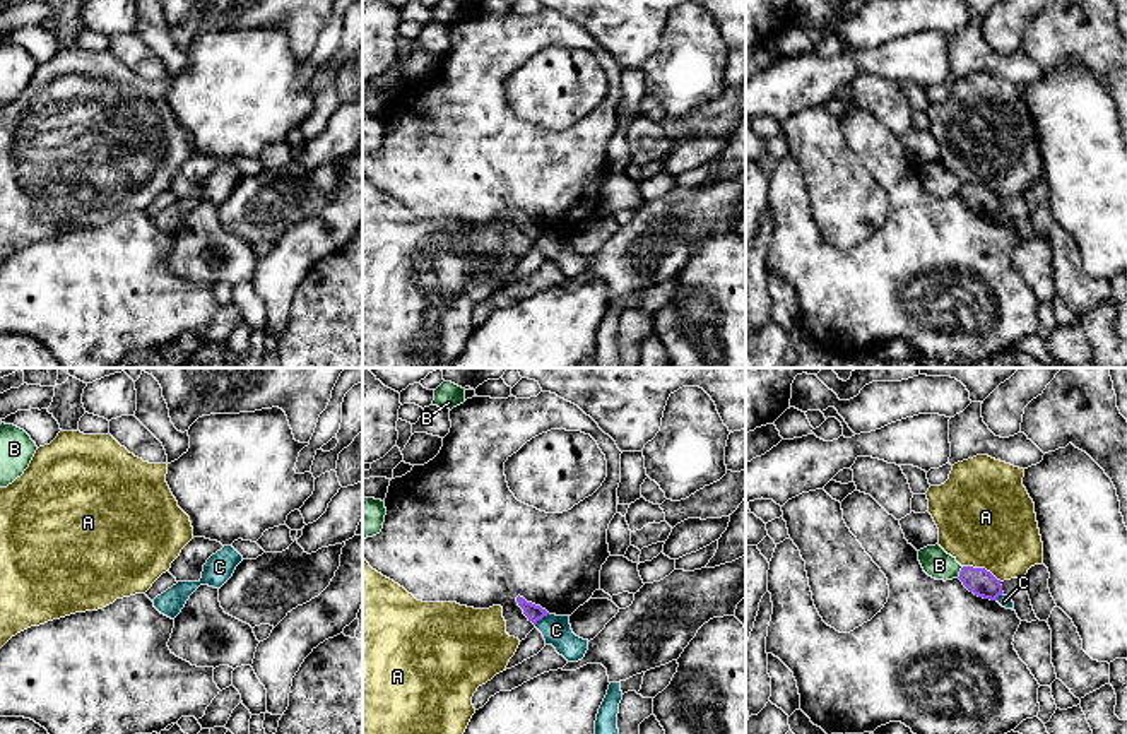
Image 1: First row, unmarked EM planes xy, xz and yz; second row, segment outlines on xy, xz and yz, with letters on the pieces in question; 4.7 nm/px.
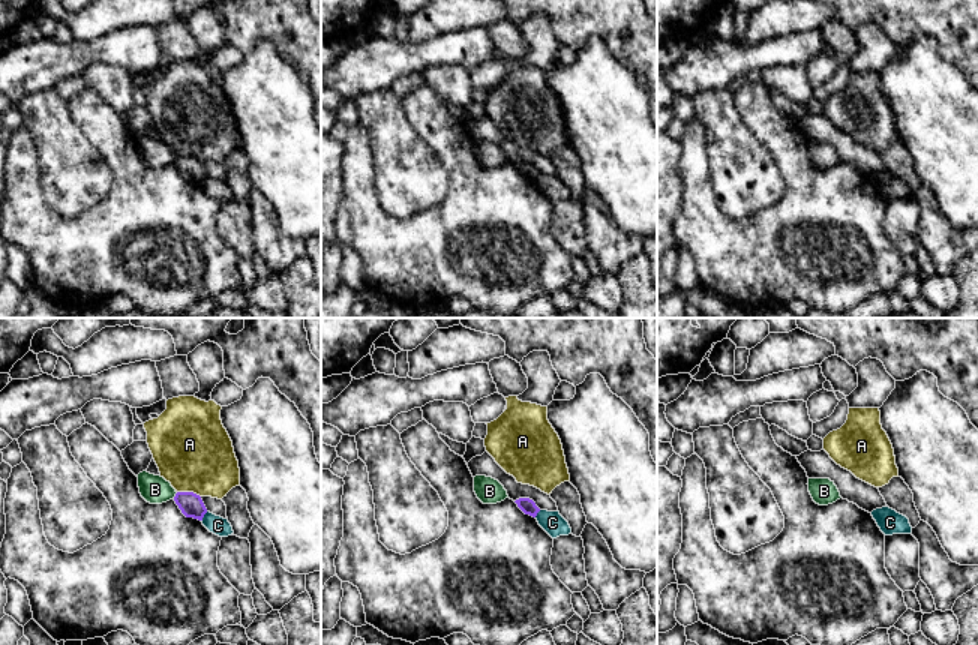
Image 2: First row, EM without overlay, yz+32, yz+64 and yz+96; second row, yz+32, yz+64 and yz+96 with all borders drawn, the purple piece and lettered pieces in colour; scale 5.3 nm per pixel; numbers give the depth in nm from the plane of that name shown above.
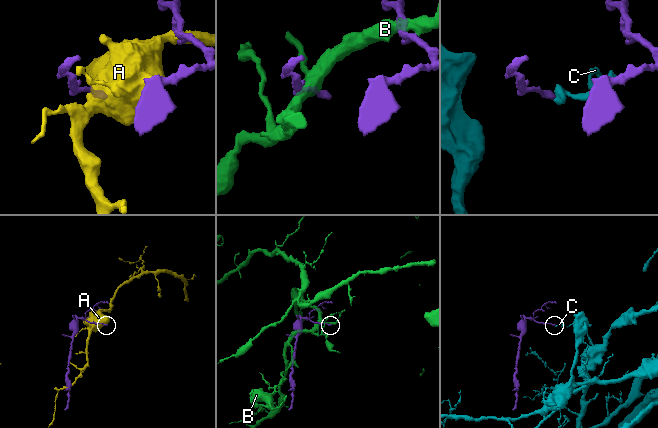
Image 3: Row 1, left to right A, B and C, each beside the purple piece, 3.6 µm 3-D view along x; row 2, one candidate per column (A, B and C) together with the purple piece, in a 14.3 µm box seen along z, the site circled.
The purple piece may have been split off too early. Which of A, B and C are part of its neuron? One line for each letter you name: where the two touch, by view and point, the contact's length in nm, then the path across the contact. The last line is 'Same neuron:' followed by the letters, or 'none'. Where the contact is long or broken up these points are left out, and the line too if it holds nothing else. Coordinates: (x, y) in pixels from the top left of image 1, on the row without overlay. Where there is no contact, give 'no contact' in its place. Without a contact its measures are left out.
Same neuron: none

